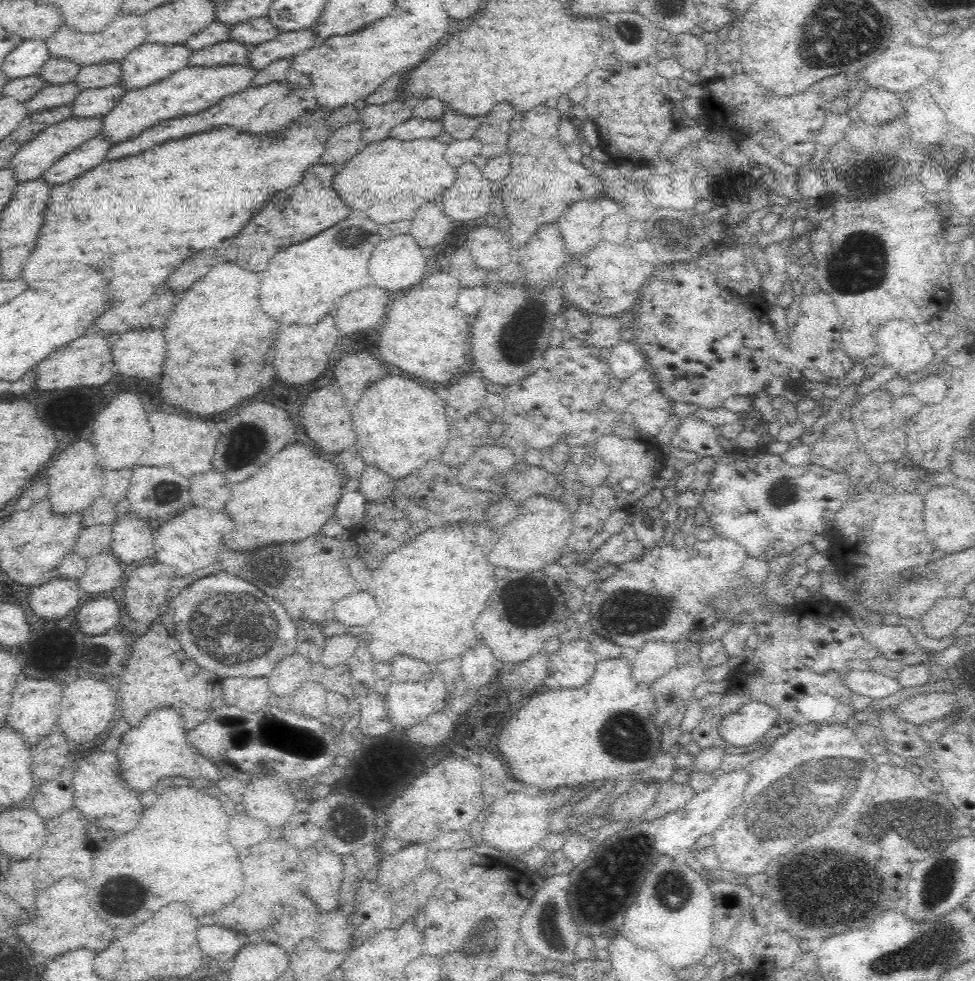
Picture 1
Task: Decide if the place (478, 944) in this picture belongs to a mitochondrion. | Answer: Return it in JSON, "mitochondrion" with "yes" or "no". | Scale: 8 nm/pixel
{"mitochondrion":"yes"}

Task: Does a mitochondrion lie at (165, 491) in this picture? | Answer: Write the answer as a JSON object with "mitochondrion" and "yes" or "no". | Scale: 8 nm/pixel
{"mitochondrion":"yes"}

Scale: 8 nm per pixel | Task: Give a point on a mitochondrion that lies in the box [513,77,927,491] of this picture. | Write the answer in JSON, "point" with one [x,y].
{"point":[853,271]}

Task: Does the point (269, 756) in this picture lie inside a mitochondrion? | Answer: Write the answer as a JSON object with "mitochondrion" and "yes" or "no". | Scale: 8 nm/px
{"mitochondrion":"yes"}

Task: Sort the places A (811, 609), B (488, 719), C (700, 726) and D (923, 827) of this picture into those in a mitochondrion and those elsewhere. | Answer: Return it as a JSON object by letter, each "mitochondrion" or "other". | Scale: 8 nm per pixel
{"A":"other","B":"other","C":"other","D":"mitochondrion"}

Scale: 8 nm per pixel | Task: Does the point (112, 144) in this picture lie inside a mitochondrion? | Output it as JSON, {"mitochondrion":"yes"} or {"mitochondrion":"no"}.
{"mitochondrion":"no"}

